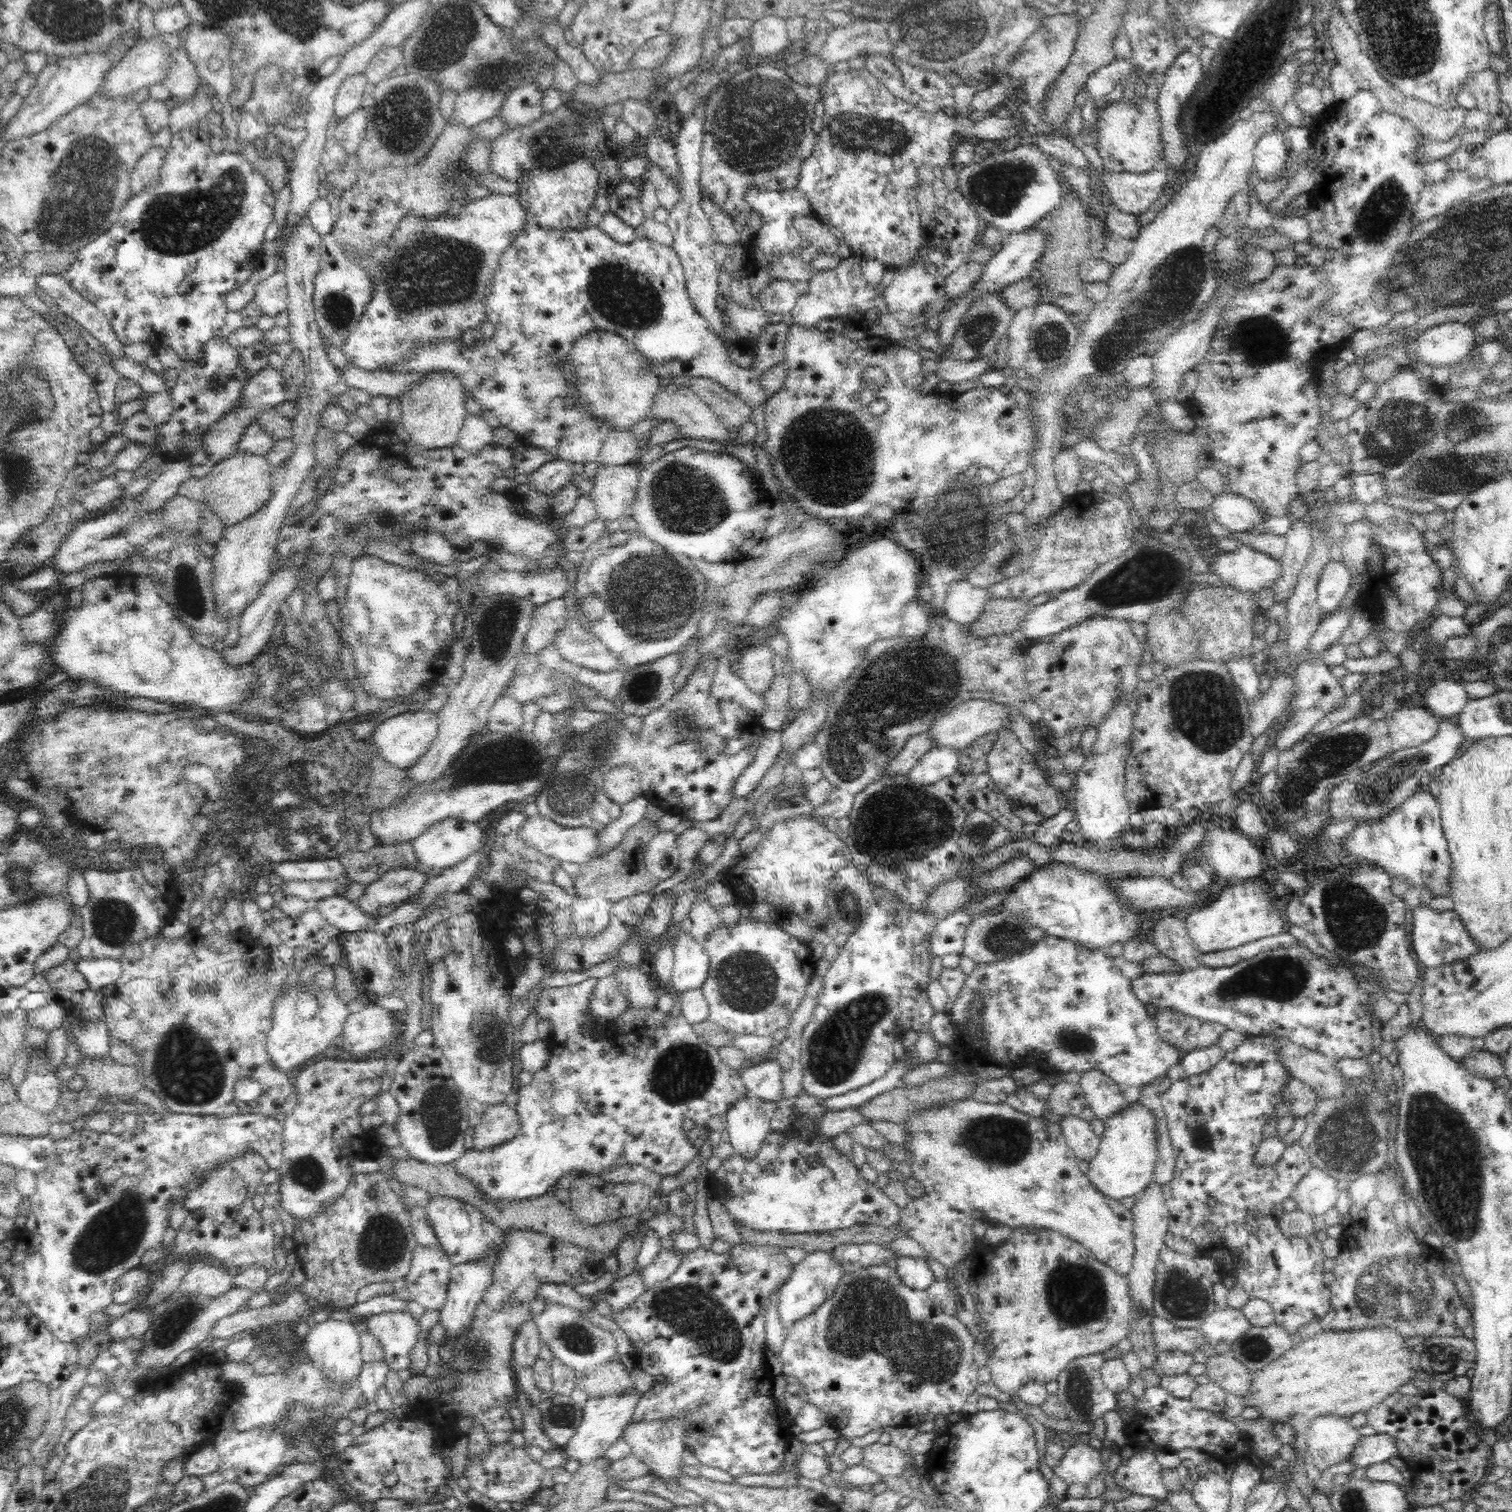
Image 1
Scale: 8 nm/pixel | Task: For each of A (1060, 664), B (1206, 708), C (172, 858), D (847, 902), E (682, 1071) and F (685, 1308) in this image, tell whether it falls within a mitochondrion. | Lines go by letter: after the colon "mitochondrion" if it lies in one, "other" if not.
A: other
B: mitochondrion
C: other
D: mitochondrion
E: mitochondrion
F: mitochondrion

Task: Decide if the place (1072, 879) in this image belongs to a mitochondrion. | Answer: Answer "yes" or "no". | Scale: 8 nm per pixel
no

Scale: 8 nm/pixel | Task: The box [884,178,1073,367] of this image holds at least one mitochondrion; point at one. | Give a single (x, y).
(981, 328)

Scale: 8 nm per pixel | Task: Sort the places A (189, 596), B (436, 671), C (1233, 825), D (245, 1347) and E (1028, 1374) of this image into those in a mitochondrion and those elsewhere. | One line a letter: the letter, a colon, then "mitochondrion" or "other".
A: mitochondrion
B: other
C: other
D: other
E: other

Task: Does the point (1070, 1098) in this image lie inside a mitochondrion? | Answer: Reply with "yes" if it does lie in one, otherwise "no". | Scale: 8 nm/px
no

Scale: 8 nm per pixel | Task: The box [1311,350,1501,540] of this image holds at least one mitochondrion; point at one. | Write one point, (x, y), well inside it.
(1395, 433)

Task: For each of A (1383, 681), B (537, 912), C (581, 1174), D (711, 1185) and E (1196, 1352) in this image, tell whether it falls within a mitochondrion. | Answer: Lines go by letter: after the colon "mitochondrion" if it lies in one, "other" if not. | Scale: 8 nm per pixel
A: other
B: other
C: other
D: other
E: other

